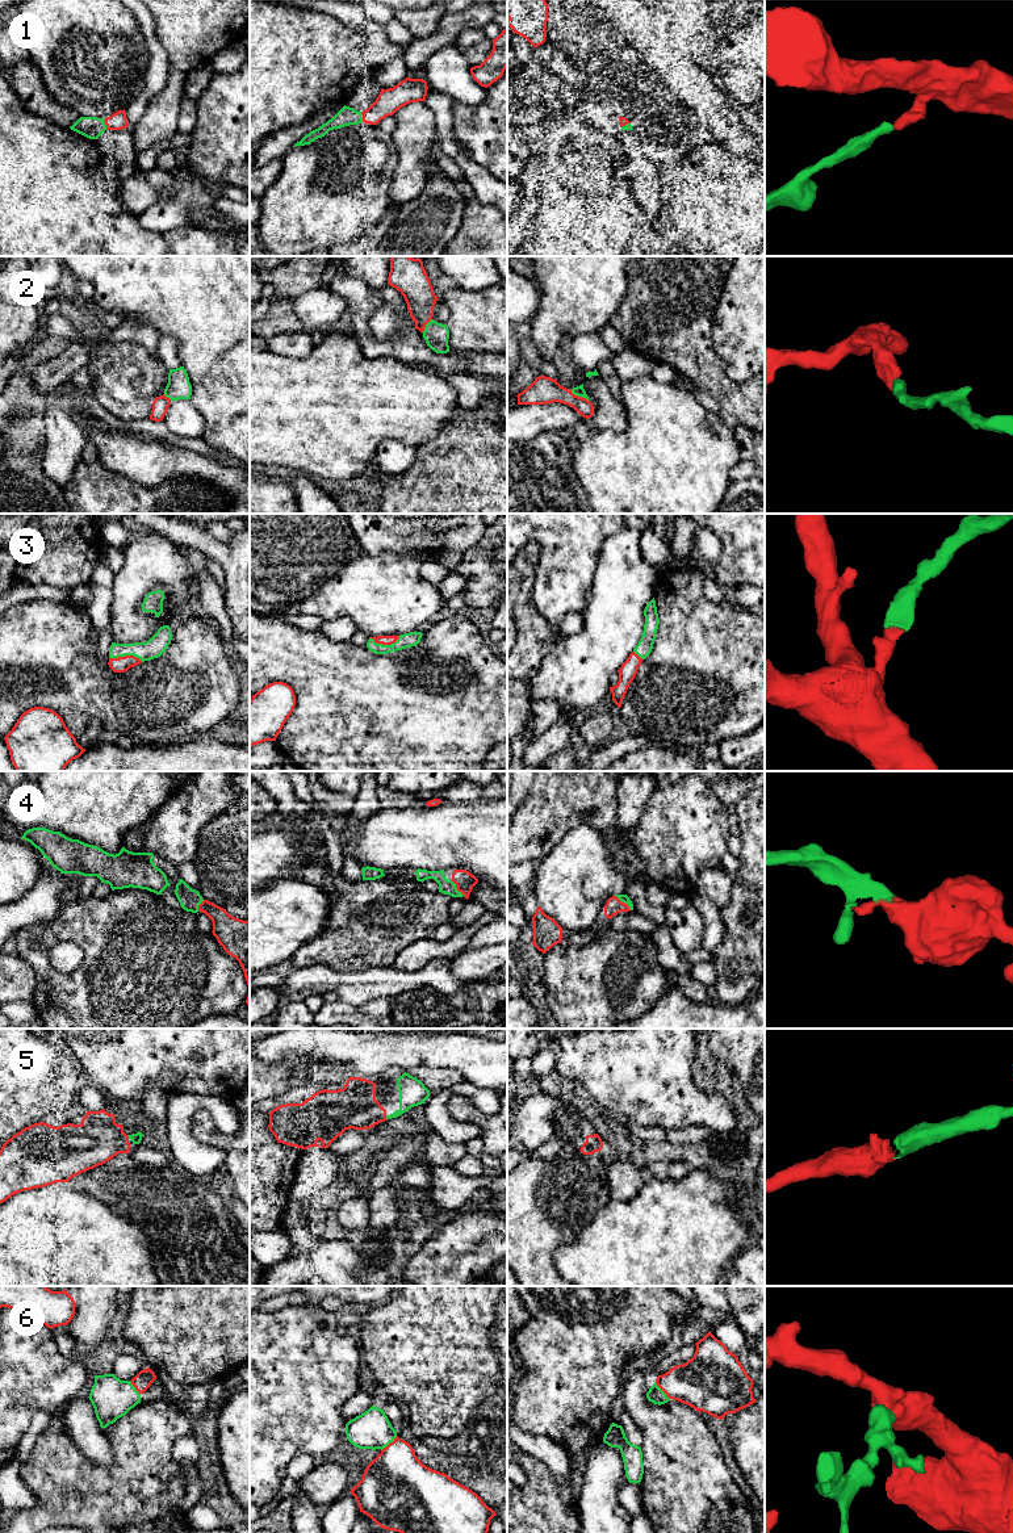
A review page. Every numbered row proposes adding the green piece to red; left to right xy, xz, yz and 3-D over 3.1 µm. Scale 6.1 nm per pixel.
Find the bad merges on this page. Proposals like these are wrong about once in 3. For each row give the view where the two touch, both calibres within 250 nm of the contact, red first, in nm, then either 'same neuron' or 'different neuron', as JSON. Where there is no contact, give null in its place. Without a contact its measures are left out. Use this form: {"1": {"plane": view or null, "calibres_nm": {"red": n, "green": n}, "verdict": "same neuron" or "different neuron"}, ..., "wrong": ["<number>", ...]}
{"1": {"plane": "xy", "calibres_nm": {"red": 110, "green": 140}, "verdict": "same neuron"}, "2": {"plane": "yz", "calibres_nm": {"red": 170, "green": 60}, "verdict": "same neuron"}, "3": {"plane": "xy", "calibres_nm": {"red": 100, "green": 120}, "verdict": "same neuron"}, "4": {"plane": "yz", "calibres_nm": {"red": 100, "green": 50}, "verdict": "same neuron"}, "5": {"plane": "xz", "calibres_nm": {"red": 280, "green": 160}, "verdict": "same neuron"}, "6": {"plane": "xz", "calibres_nm": {"red": 400, "green": 240}, "verdict": "same neuron"}, "wrong": []}

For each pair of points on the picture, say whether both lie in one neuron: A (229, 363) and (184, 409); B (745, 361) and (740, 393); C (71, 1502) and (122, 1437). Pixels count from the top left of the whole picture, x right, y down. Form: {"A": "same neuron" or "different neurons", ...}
{"A": "different neurons", "B": "different neurons", "C": "same neuron"}

